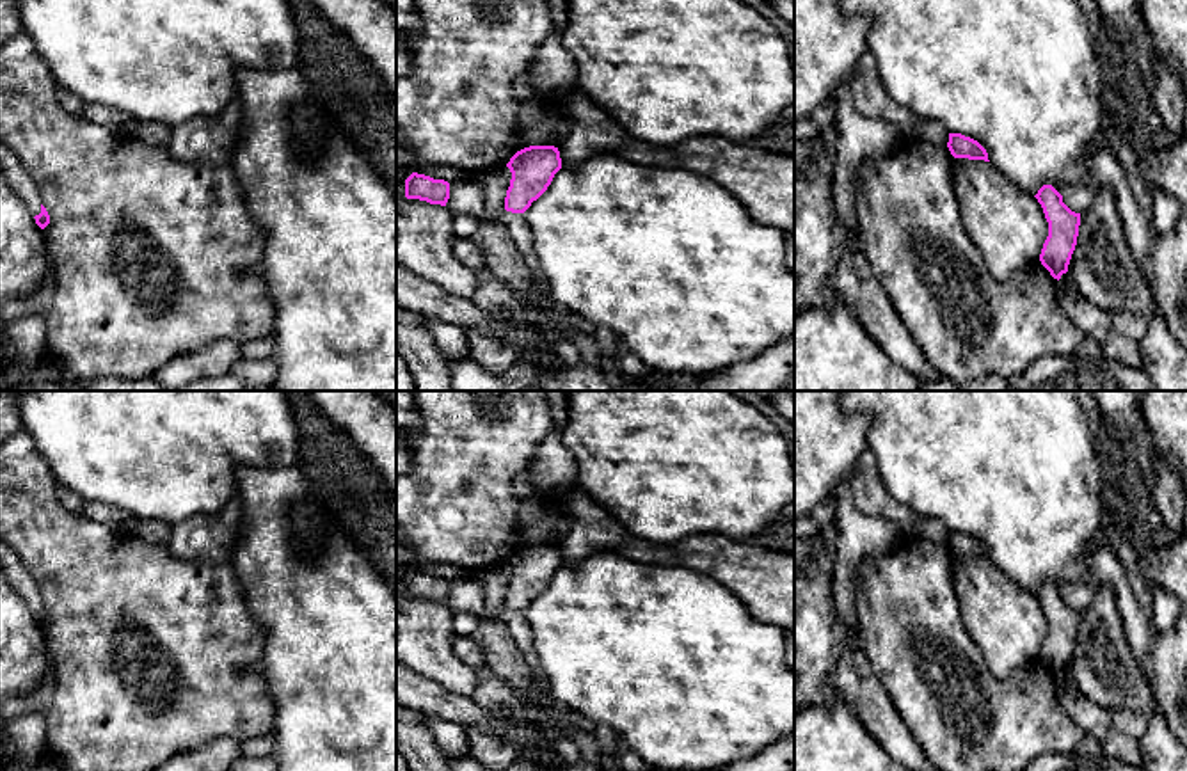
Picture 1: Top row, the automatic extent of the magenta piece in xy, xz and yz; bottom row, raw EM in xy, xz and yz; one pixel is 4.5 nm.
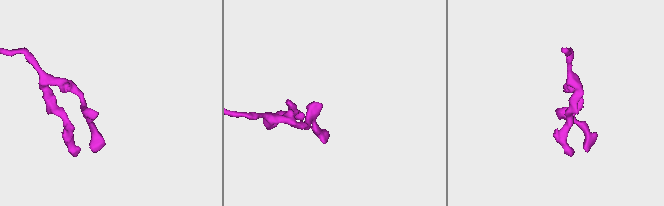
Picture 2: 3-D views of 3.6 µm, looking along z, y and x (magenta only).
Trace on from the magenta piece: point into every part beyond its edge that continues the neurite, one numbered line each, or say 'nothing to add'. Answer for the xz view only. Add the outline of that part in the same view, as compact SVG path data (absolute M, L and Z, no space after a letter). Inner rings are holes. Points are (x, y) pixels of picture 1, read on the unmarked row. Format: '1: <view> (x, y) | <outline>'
nothing to add

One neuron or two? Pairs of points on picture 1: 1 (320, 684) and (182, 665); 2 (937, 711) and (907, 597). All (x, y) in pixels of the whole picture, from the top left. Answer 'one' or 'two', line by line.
1: two
2: one

